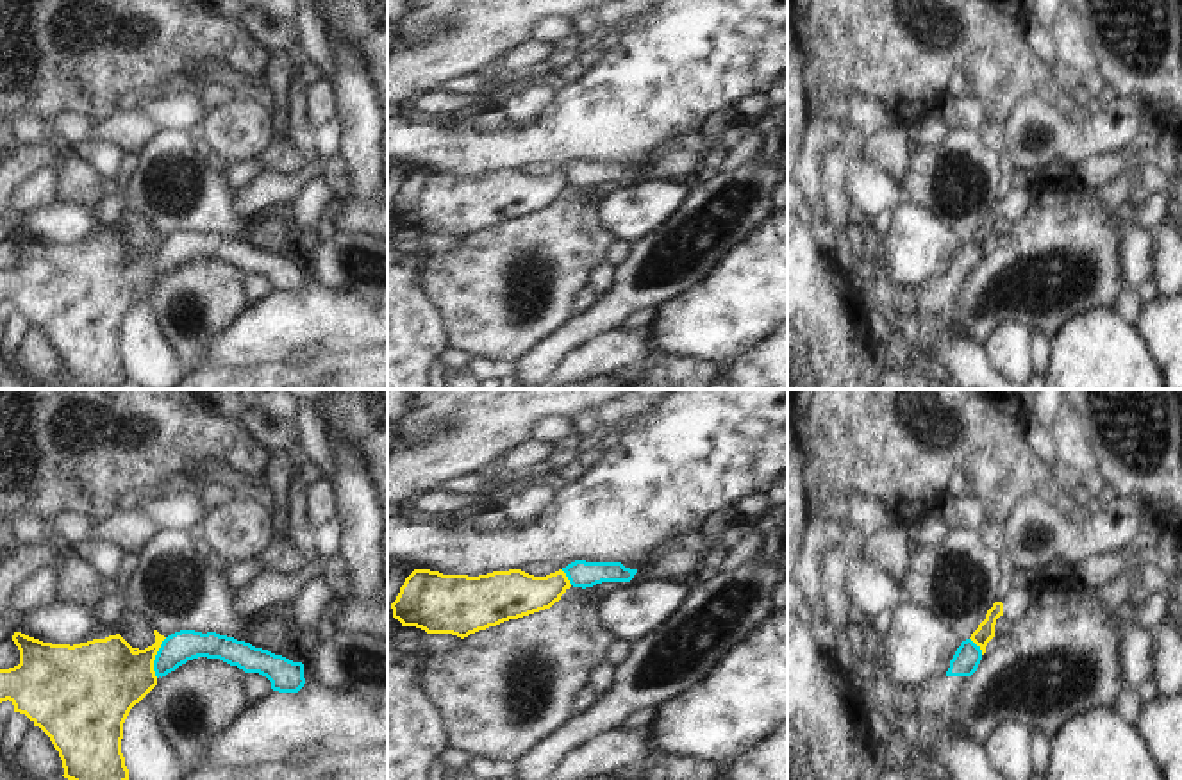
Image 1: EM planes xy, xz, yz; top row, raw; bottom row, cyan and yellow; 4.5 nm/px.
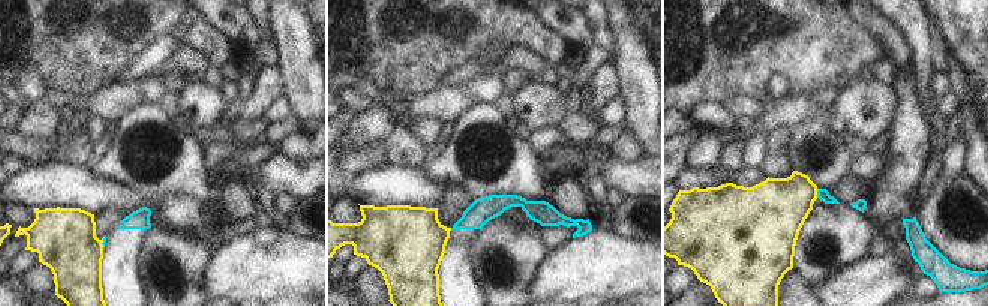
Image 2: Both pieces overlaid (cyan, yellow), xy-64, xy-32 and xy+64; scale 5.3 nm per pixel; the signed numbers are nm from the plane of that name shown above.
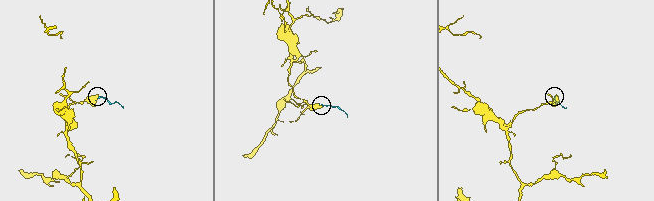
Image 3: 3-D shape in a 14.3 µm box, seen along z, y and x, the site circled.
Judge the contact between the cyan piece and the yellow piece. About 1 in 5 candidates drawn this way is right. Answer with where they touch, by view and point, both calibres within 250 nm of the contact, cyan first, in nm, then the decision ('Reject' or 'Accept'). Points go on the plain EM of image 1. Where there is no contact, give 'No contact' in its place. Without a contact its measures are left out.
Touches cyan at xy (156, 257). Thickness 140 nm (cyan) against 360 nm. Reject

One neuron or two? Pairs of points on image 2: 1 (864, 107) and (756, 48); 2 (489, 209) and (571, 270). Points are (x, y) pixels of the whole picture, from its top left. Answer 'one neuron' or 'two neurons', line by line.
1: two neurons
2: two neurons

